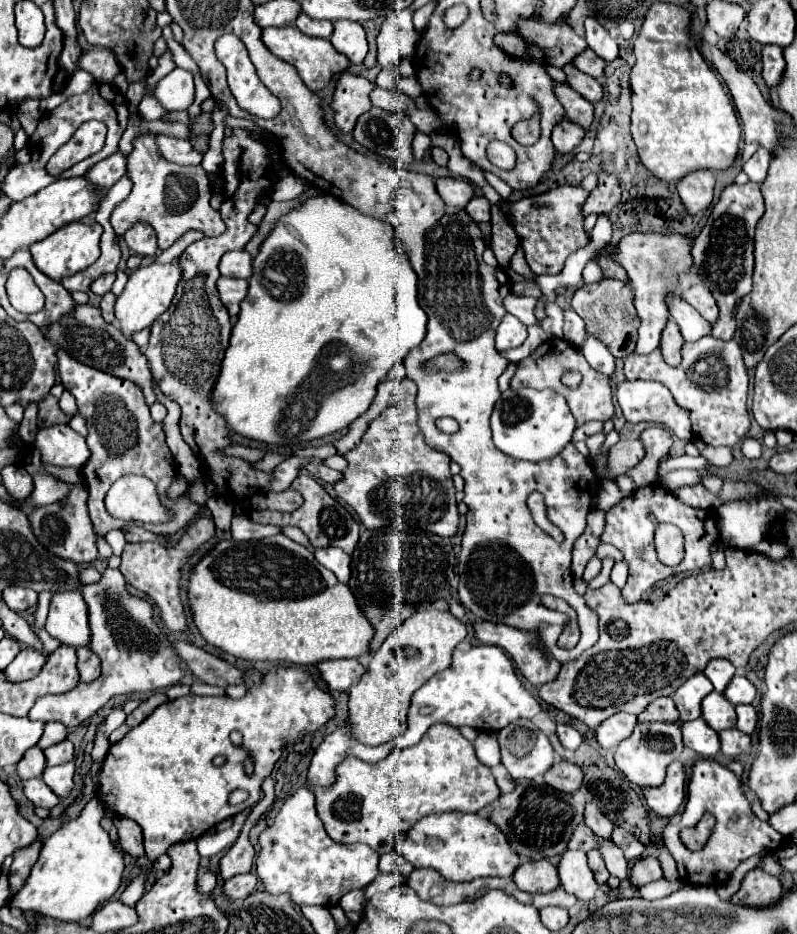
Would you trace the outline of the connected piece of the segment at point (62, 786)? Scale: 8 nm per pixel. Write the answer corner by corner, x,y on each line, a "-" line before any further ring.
65,763
65,765
55,765
55,767
45,767
45,773
41,775
41,779
49,785
49,789
57,797
63,799
73,789
73,773
75,773
75,765

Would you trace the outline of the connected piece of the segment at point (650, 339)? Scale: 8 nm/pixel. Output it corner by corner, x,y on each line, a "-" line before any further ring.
631,233
625,235
617,243
617,255
615,259
625,267
627,275
633,283
633,295
635,295
635,309
639,313
641,325
639,325
639,337
635,345
635,353
651,353
655,347
659,347
661,331
665,327
665,321
669,319
667,303
665,299
669,293
679,289
677,275
683,271
693,269
691,259
691,241
683,235
659,235
659,233

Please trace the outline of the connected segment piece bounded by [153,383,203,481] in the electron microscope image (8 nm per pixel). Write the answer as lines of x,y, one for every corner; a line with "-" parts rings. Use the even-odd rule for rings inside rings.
153,383
153,391
157,393
157,399
163,401
165,407
167,407
167,411
169,411
167,417
165,417
165,421
163,421
163,425
165,425
165,433
167,433
167,445
169,445
169,449
171,449
175,461
177,461
179,473
181,473
187,481
197,481
197,479
201,479
201,477
203,477
201,463
199,463
199,459
193,455
193,451
189,449
189,445
183,441
183,437
181,437
181,433
179,433
179,427
177,427
179,417
181,417
179,405
173,403
173,401
169,401
169,399
165,399
165,397
159,393
159,389
157,389
155,383

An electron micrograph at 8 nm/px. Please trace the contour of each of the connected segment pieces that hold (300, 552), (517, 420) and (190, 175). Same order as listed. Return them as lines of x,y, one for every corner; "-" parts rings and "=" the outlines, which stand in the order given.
275,535
259,541
219,541
191,569
187,597
193,623
203,639
233,657
245,661
281,661
289,665
317,663
319,677
331,691
347,691
353,681
359,681
359,677
367,671
359,659
337,659
363,657
373,637
373,627
361,615
351,589
339,583
337,577
317,561
313,575
313,553
285,535
=
519,389
519,391
505,391
495,405
491,415
491,431
493,443
499,451
507,453
515,459
525,461
541,461
555,457
569,441
575,431
575,419
561,395
553,389
=
155,133
139,135
133,141
133,151
127,155
125,175
133,181
133,189
111,213
111,225
115,229
115,235
119,237
119,233
125,233
137,221
149,223
155,229
159,249
171,247
181,235
191,229
203,231
207,237
221,235
225,231
225,223
219,211
209,205
209,199
213,195
209,173
201,165
183,167
167,161
159,153
155,137

